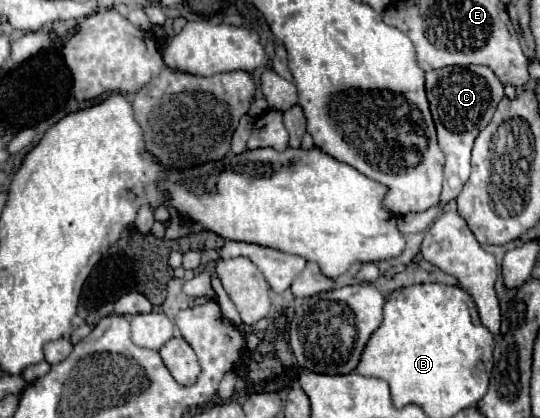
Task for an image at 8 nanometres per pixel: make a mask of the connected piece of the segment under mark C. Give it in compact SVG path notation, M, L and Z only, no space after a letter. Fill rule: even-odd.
M448 66L440 70L426 72L426 94L430 100L430 110L438 130L438 146L446 156L444 166L444 190L440 196L442 208L454 200L470 176L470 150L480 132L480 124L490 122L498 102L504 98L504 84L488 66Z

